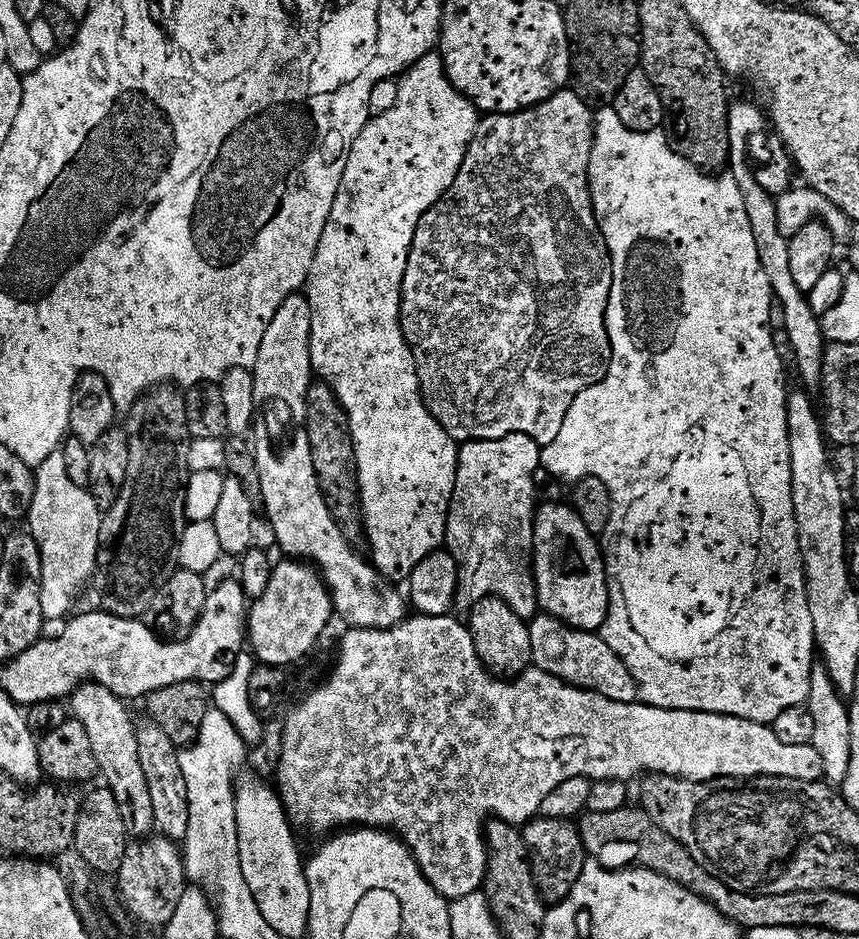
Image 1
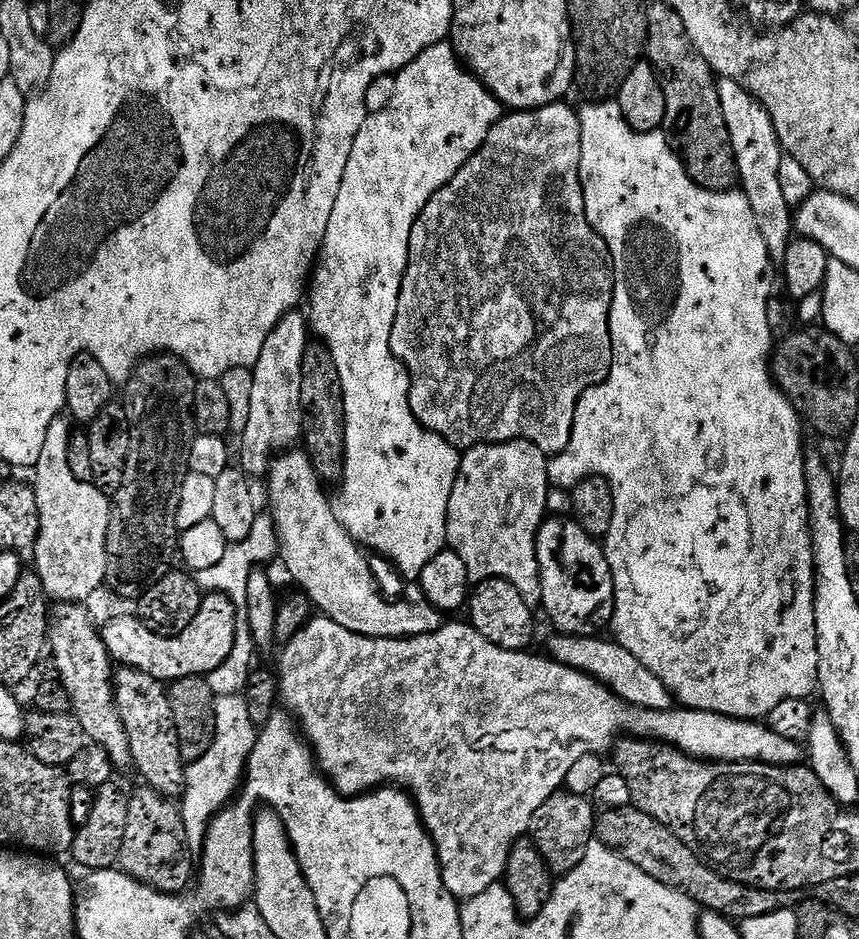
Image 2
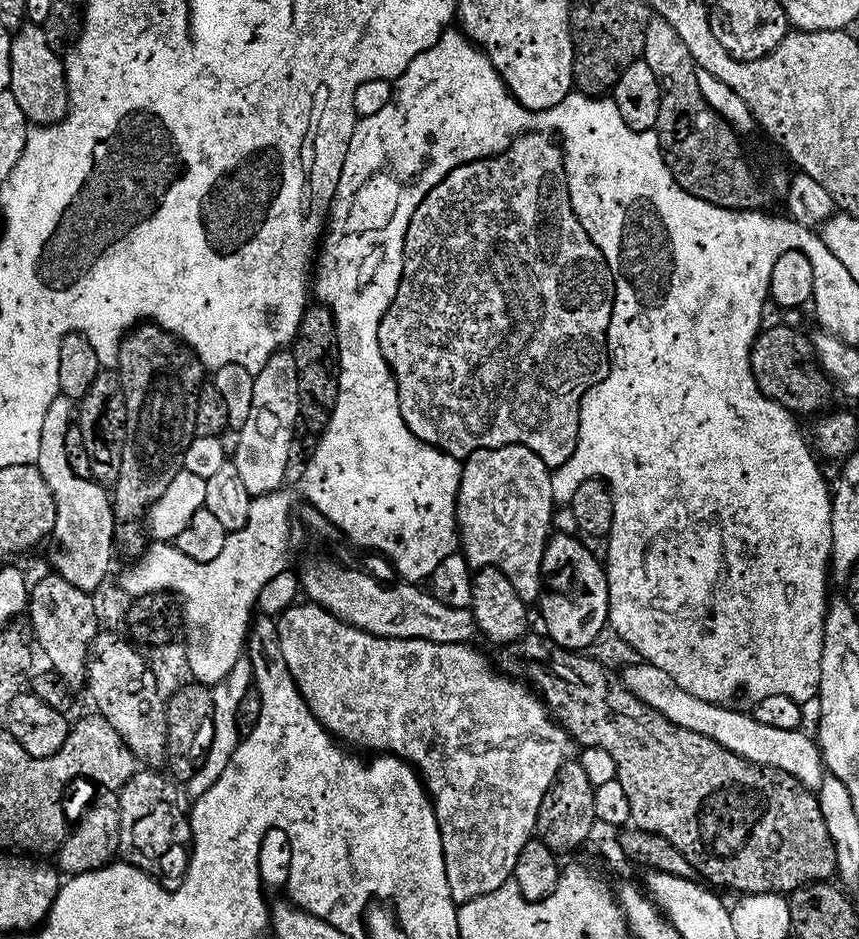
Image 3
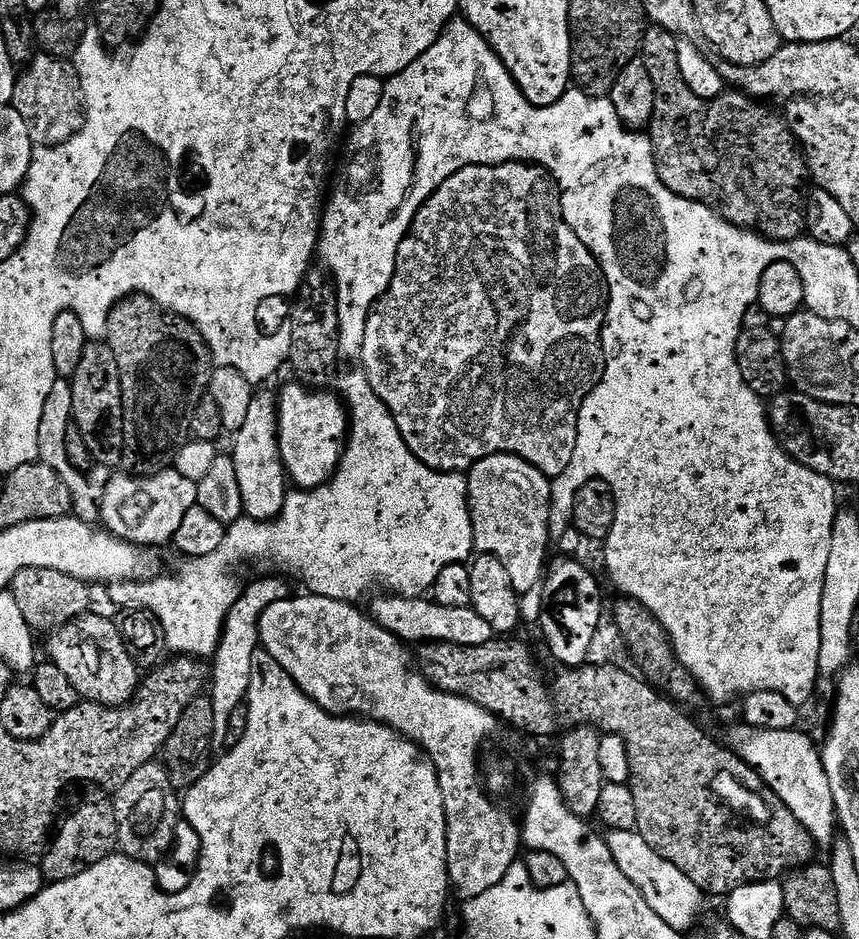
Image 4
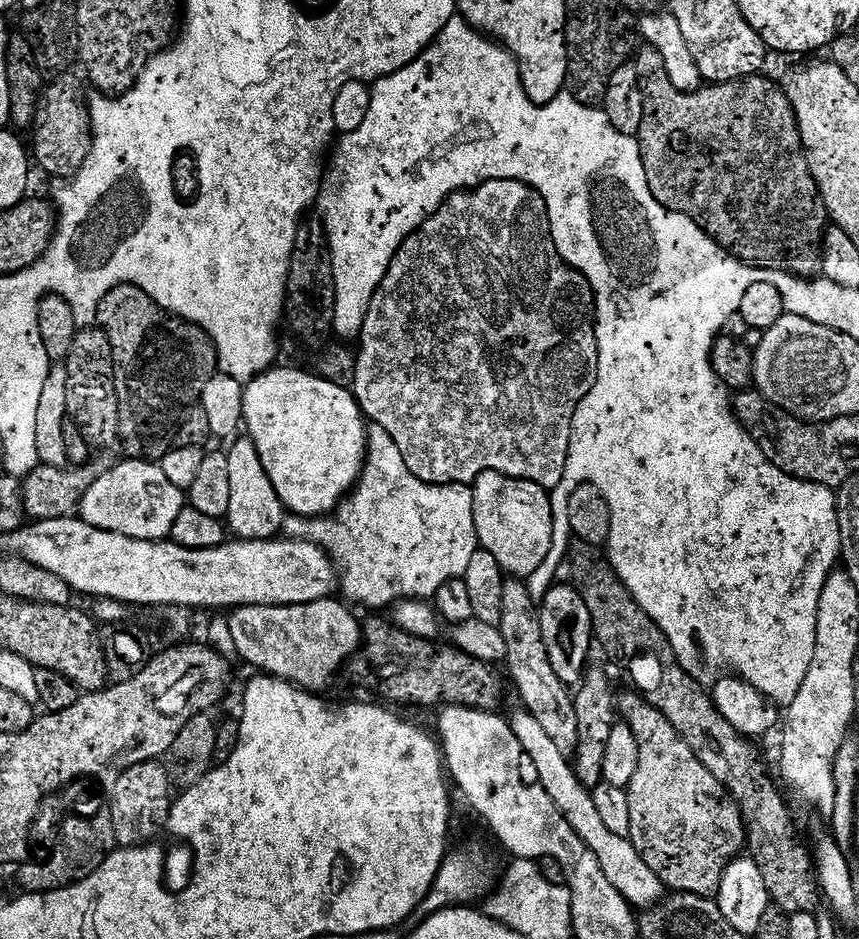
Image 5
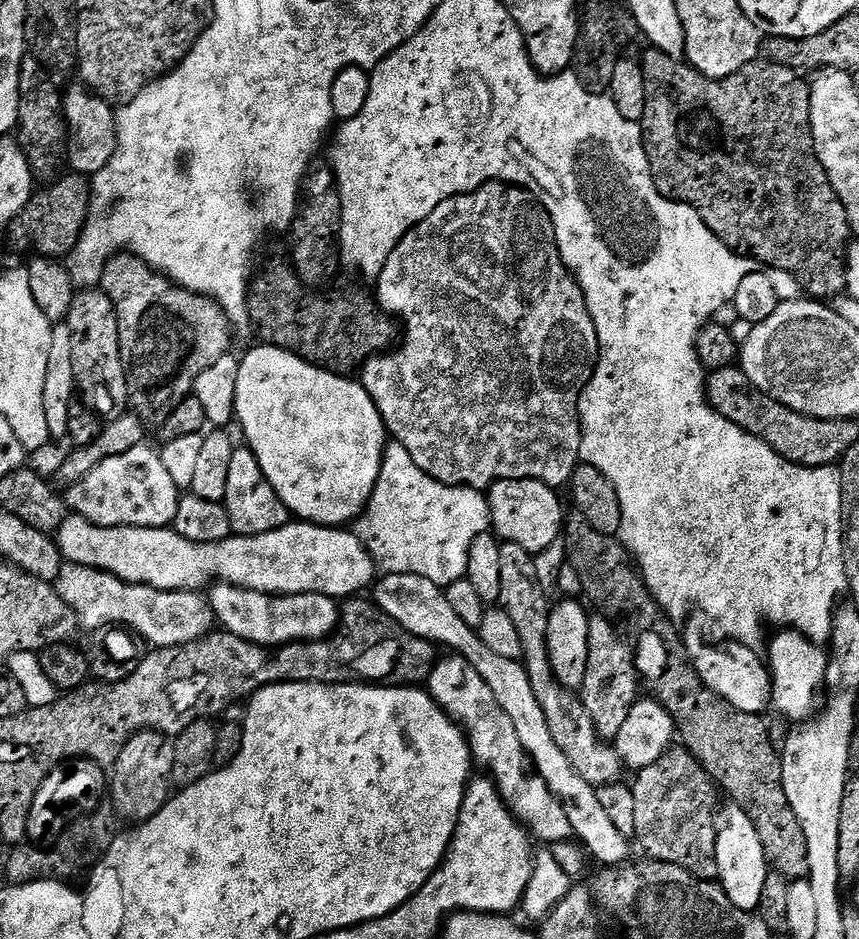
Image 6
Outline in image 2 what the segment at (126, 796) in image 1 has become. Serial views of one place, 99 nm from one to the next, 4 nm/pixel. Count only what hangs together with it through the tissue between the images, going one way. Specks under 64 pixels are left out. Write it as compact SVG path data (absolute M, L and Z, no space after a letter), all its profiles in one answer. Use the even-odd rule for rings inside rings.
M56 602L51 605L50 615L46 620L46 644L52 648L52 664L56 667L55 675L60 684L65 688L71 704L70 712L76 722L81 724L81 730L85 737L89 736L110 759L116 764L132 764L130 744L126 738L126 732L122 726L122 720L117 713L114 697L114 661L108 655L103 637L92 625L92 616L84 609L80 602Z

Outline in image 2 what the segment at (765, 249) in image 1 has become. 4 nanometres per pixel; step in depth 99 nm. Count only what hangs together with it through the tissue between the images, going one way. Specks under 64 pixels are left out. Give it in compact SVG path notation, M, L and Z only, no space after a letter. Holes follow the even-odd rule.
M721 77L717 81L717 88L719 101L722 102L723 118L726 119L727 128L730 130L732 149L736 156L736 172L738 180L742 182L741 189L751 204L755 225L758 226L759 234L762 235L762 242L766 242L769 261L783 262L789 246L794 241L794 212L790 204L786 202L786 194L780 184L784 151L780 145L777 131L774 130L773 120L770 118L769 112L741 84L732 79Z

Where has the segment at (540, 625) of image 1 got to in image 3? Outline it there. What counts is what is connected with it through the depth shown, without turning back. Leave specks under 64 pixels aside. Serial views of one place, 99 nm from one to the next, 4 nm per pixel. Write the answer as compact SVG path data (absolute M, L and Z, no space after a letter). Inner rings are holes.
M640 663L623 669L622 679L628 688L646 706L658 710L664 718L670 718L674 726L682 726L682 730L690 730L694 734L702 734L714 742L718 742L726 750L738 754L755 764L765 764L768 768L777 768L802 782L802 786L819 790L824 785L826 769L824 756L820 752L819 743L807 736L804 730L778 730L758 722L755 715L735 708L714 706L710 702L702 702L702 698L694 698L694 694L686 694L666 670L658 670L653 664Z

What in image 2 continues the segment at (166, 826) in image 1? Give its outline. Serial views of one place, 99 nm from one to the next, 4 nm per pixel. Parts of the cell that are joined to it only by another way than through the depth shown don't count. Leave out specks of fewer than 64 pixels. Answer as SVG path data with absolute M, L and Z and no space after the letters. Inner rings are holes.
M120 666L114 672L114 697L130 744L132 764L144 775L143 783L169 798L179 797L184 791L186 760L180 757L182 745L172 721L167 687L142 670Z

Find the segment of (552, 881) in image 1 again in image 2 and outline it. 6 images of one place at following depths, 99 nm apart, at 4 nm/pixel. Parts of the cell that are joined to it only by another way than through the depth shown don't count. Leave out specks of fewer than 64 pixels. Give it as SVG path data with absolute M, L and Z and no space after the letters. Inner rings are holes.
M558 790L546 802L536 805L530 818L527 835L536 844L549 872L563 874L581 867L584 847L594 836L594 804L588 796L579 796L567 790Z

